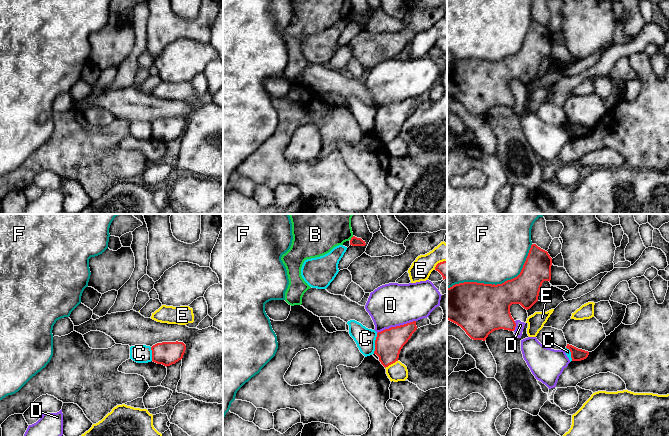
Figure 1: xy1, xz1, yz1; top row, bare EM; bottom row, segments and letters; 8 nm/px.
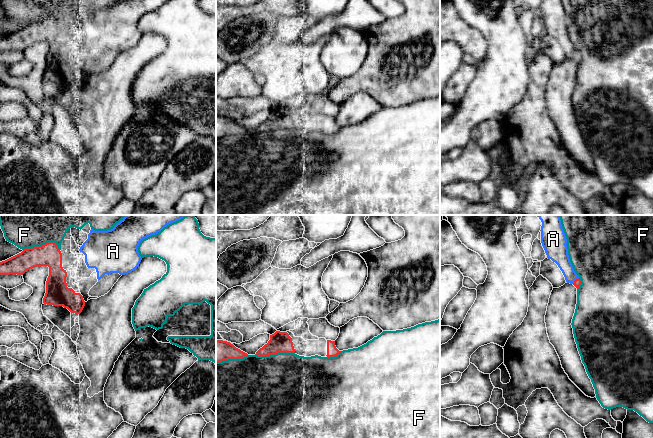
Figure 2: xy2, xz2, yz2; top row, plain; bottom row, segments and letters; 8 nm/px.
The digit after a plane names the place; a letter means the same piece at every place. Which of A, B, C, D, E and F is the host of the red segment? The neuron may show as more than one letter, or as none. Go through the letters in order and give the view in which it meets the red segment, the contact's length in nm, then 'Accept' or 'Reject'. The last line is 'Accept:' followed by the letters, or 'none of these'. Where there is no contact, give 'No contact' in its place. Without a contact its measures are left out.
A: Touches red in yz2. Shared border 80 nm. Accept
B: Touches red in xz1. Shared border 50 nm. Reject
C: Touches red in xz1. Shared border 170 nm. Reject
D: Touches red in xz1. Shared border 320 nm. Reject
E: Touches red in xz1. Shared border 120 nm. Reject
F: Touches red in yz1. Shared border 750 nm. Reject
Accept: A

